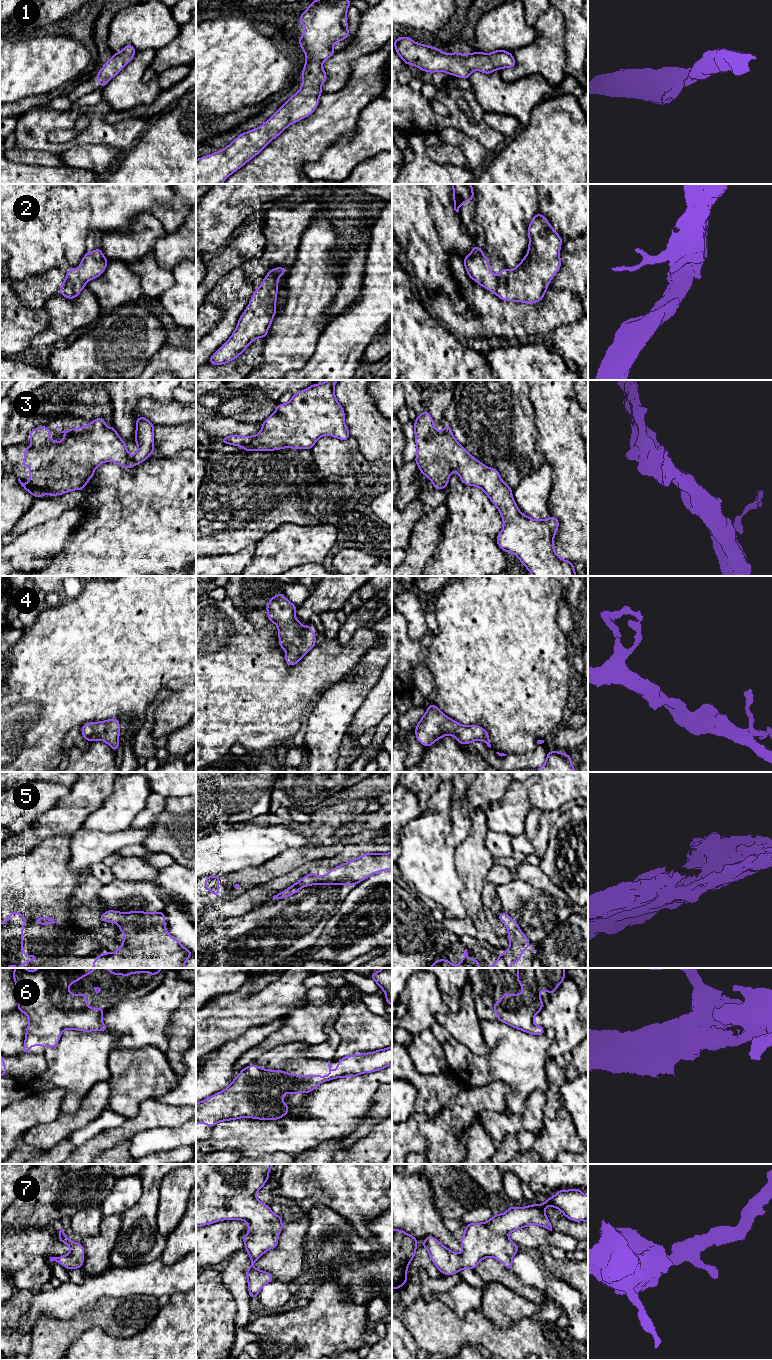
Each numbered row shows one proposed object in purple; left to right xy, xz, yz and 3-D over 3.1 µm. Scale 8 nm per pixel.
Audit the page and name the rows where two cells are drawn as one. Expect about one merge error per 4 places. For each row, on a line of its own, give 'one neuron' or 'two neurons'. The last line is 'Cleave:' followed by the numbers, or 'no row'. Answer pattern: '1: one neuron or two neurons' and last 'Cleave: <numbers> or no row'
1: one neuron
2: one neuron
3: one neuron
4: one neuron
5: one neuron
6: one neuron
7: one neuron
Cleave: no row

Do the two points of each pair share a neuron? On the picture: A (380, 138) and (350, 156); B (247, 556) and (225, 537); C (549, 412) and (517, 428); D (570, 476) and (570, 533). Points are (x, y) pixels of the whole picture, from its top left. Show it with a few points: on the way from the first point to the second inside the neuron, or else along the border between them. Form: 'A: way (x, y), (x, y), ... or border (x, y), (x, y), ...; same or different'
A: way (373, 138), (357, 149); same
B: border (255, 543), (249, 544), (235, 553), (218, 555); different
C: border (527, 397), (534, 413), (535, 443); different
D: way (570, 490), (570, 519); same

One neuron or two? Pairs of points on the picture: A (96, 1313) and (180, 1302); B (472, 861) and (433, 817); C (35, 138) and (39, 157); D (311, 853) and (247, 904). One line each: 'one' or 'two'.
A: two
B: two
C: two
D: two

